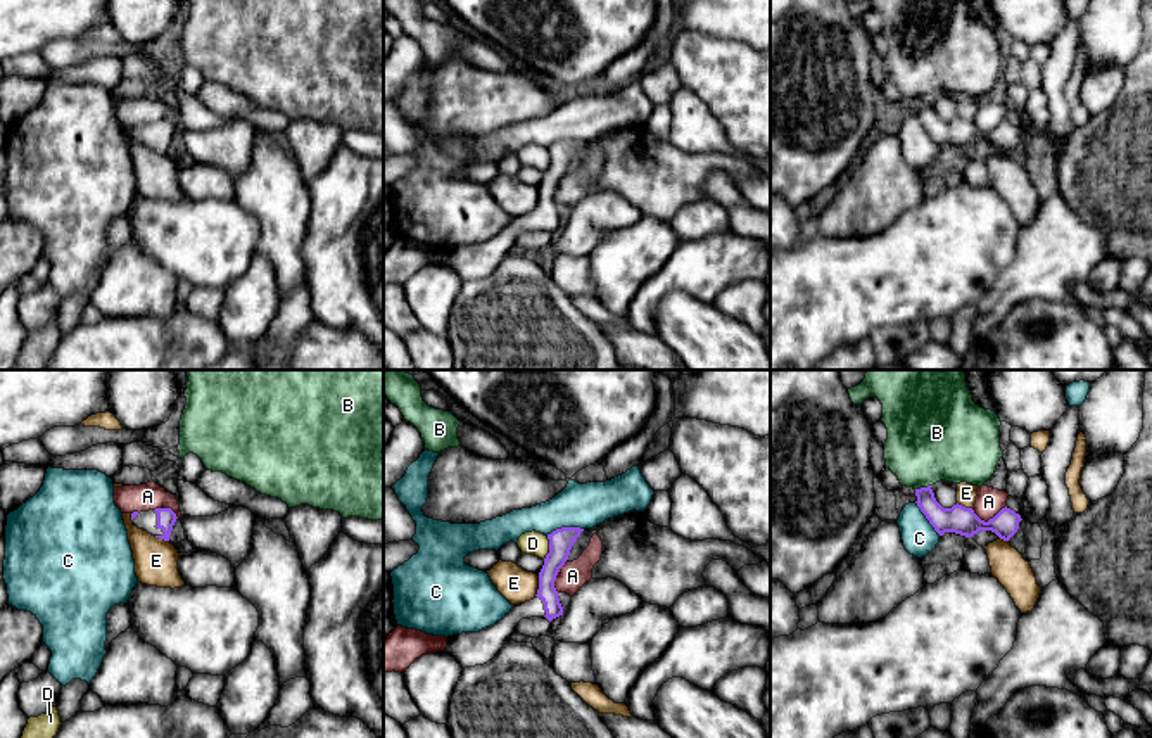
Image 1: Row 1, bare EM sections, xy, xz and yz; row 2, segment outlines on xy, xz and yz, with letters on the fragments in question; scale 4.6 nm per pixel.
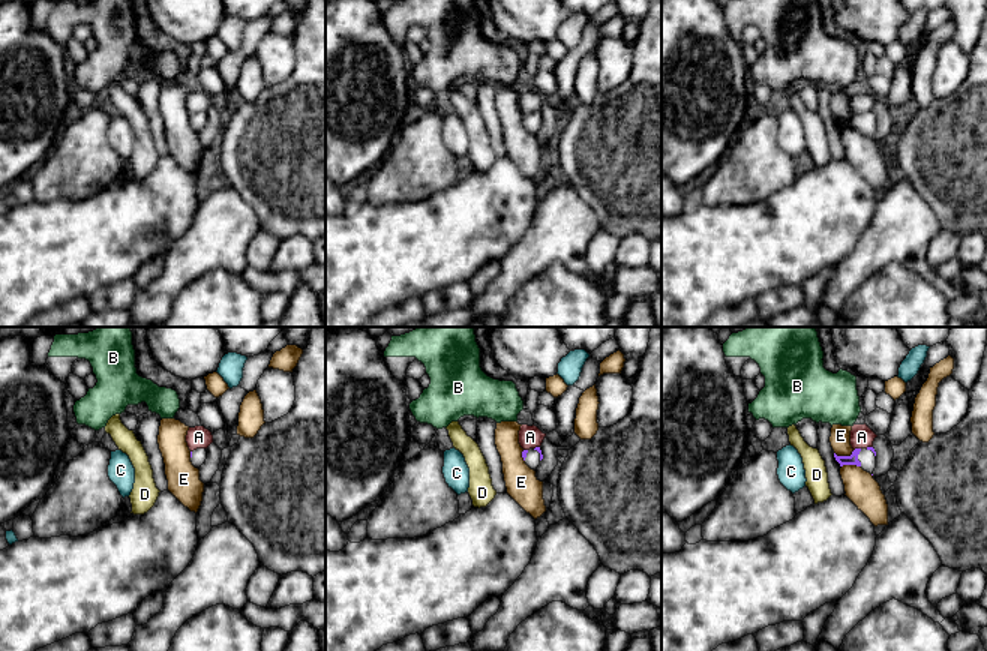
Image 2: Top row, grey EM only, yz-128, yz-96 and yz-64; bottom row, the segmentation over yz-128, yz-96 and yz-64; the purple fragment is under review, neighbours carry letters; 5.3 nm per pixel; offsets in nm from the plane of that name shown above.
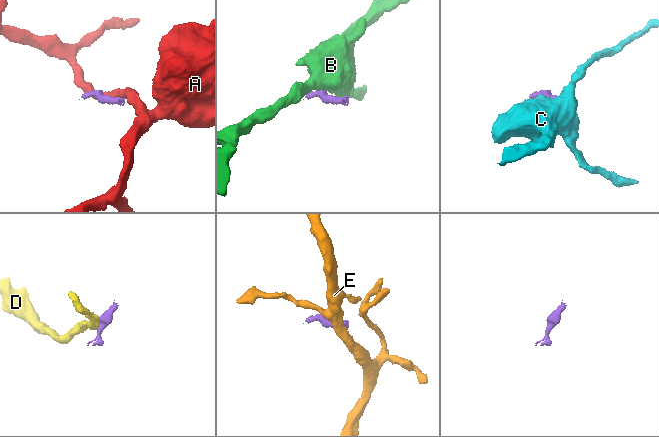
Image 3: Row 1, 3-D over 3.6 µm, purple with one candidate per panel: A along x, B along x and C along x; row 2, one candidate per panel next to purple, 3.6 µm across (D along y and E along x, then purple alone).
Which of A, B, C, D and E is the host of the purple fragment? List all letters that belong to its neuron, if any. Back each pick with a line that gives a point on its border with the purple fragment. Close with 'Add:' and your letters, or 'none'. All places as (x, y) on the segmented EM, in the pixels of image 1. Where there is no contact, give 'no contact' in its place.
Add: none

